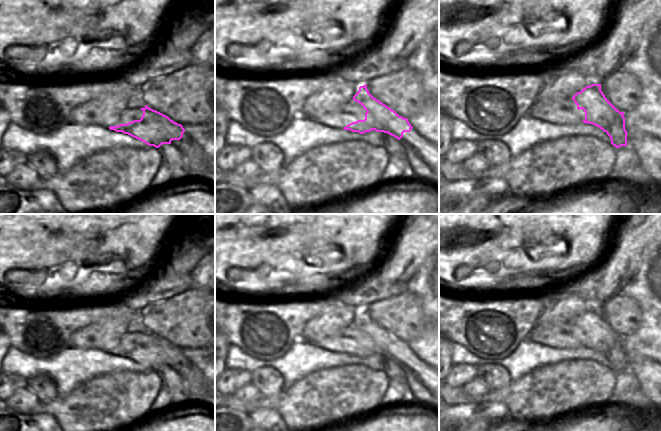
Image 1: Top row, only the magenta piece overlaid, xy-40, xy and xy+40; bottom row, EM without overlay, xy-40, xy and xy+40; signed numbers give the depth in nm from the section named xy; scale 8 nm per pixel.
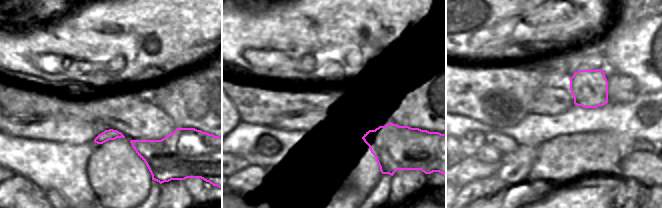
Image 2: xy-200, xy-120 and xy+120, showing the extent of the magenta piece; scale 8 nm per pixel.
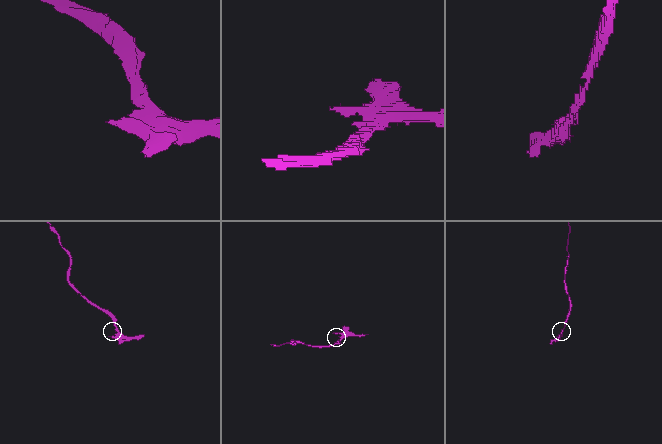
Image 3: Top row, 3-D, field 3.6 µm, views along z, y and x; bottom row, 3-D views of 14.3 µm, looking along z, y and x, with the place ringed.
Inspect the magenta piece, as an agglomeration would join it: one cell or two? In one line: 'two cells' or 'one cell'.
two cells

